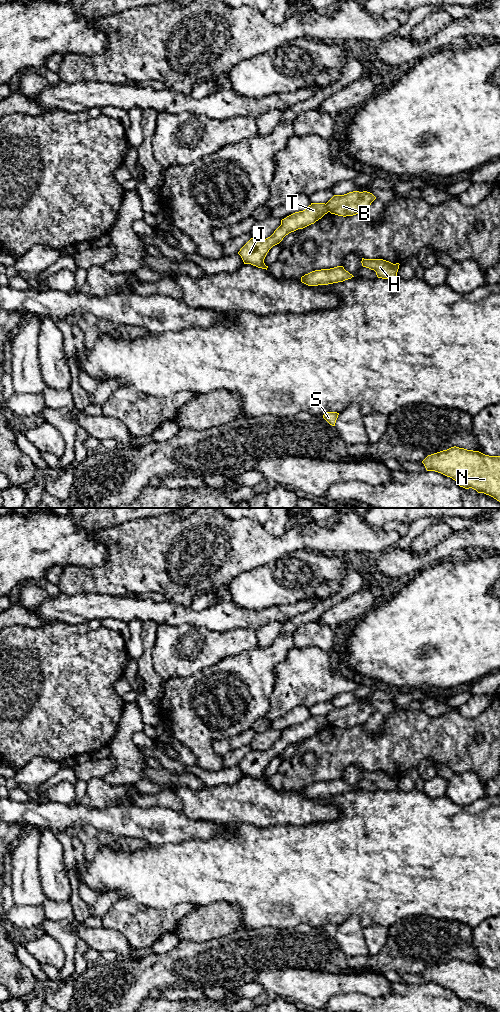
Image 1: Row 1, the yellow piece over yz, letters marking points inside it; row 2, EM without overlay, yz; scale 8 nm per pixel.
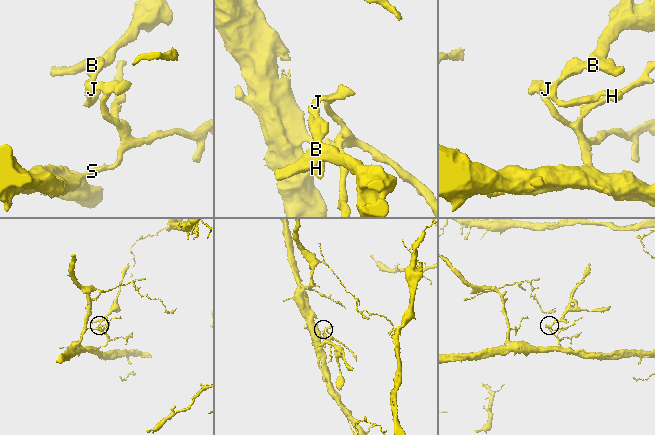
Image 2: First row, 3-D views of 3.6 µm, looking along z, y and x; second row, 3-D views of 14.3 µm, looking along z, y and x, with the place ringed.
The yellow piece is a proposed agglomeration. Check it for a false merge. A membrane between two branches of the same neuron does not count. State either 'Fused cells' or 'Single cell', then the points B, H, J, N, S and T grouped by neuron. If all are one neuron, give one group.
Fused cells. Groups: B / H J N S T

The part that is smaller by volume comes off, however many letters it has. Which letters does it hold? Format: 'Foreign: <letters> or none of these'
Foreign: B

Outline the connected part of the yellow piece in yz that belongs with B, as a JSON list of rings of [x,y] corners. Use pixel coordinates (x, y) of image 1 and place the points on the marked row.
[[[353,191],[344,195],[334,195],[326,205],[331,214],[346,217],[365,213],[375,199],[370,192]]]

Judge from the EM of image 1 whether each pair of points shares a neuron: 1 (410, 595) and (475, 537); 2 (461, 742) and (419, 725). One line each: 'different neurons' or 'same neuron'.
1: different neurons
2: same neuron

